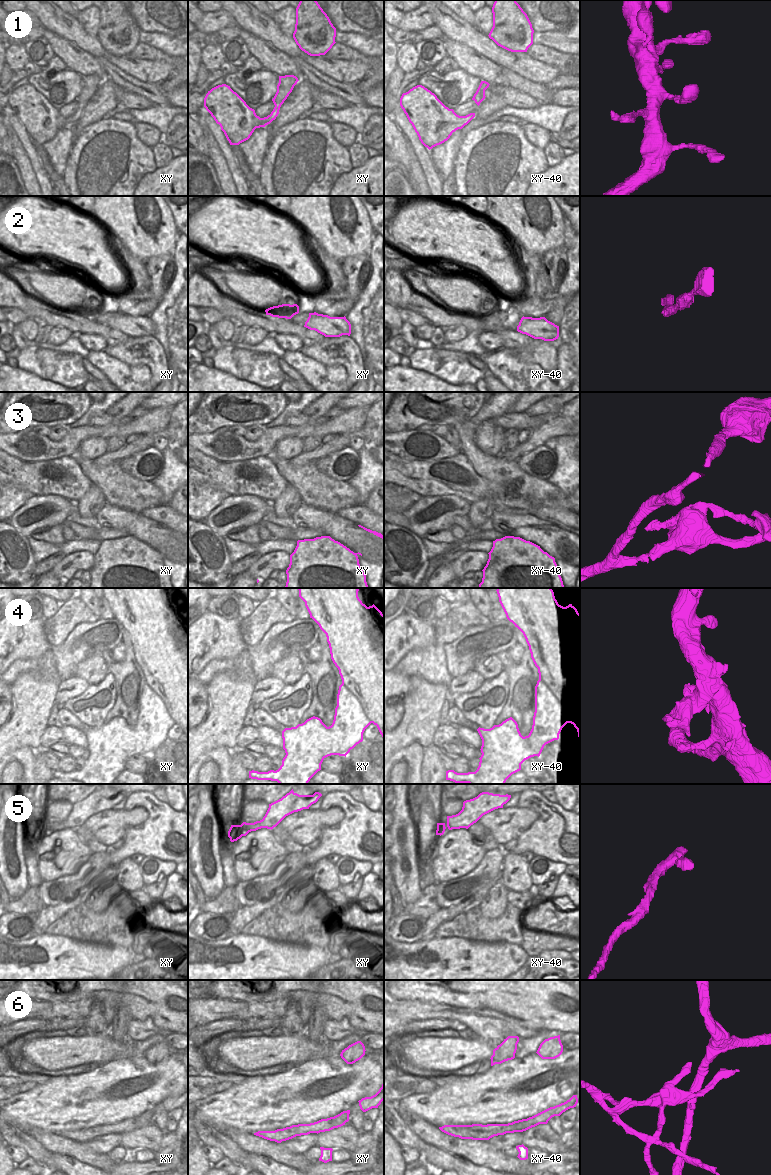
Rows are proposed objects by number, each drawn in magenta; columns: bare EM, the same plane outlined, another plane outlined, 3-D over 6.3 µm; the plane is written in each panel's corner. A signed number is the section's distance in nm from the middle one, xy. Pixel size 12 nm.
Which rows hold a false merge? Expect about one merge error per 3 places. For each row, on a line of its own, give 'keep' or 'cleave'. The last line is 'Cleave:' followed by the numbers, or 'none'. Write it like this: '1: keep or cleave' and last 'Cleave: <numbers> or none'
1: keep
2: keep
3: cleave
4: cleave
5: keep
6: cleave
Cleave: 3, 4, 6

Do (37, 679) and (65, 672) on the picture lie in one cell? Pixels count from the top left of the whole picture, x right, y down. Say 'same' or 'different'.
different

